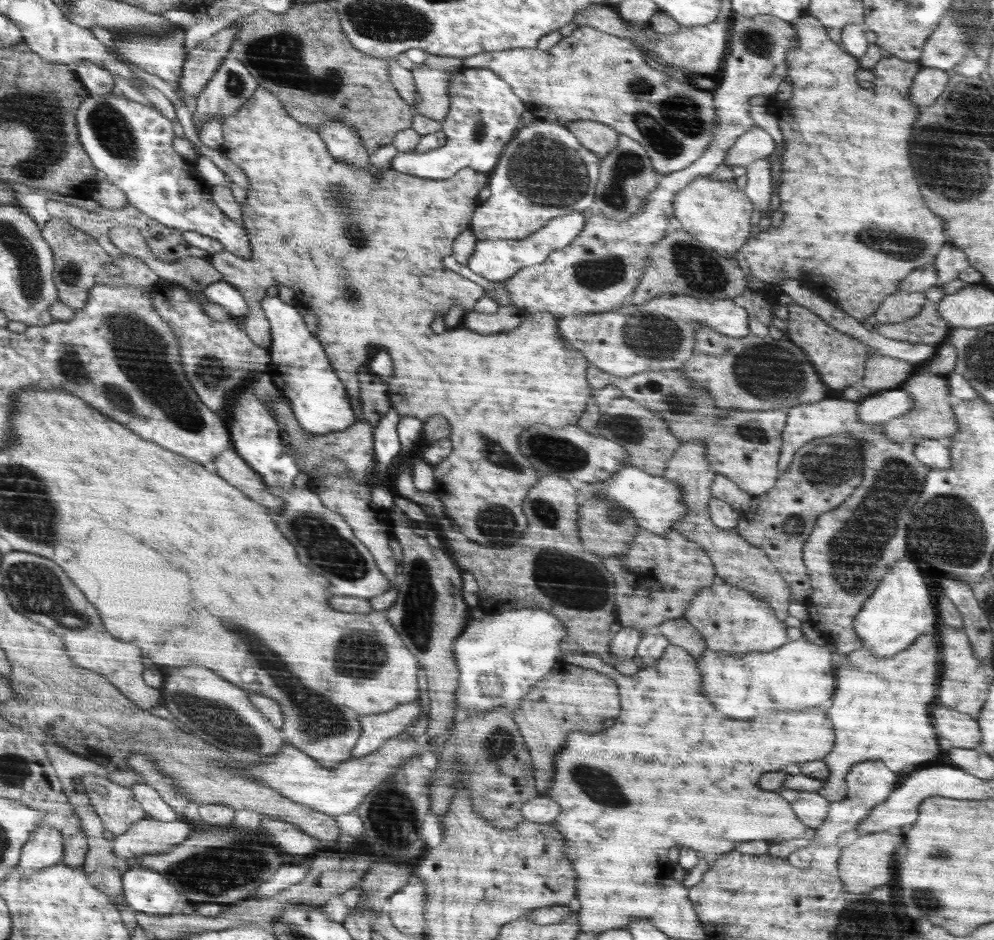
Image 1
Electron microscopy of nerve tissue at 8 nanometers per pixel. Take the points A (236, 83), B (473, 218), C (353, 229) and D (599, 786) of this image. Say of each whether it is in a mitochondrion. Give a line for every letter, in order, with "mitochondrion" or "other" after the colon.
A: mitochondrion
B: other
C: mitochondrion
D: mitochondrion

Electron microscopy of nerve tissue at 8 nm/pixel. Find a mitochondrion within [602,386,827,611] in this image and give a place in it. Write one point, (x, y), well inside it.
(750, 431)

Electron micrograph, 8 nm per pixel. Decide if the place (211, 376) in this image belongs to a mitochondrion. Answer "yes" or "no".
yes

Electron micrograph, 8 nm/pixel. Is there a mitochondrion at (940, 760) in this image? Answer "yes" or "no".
no

